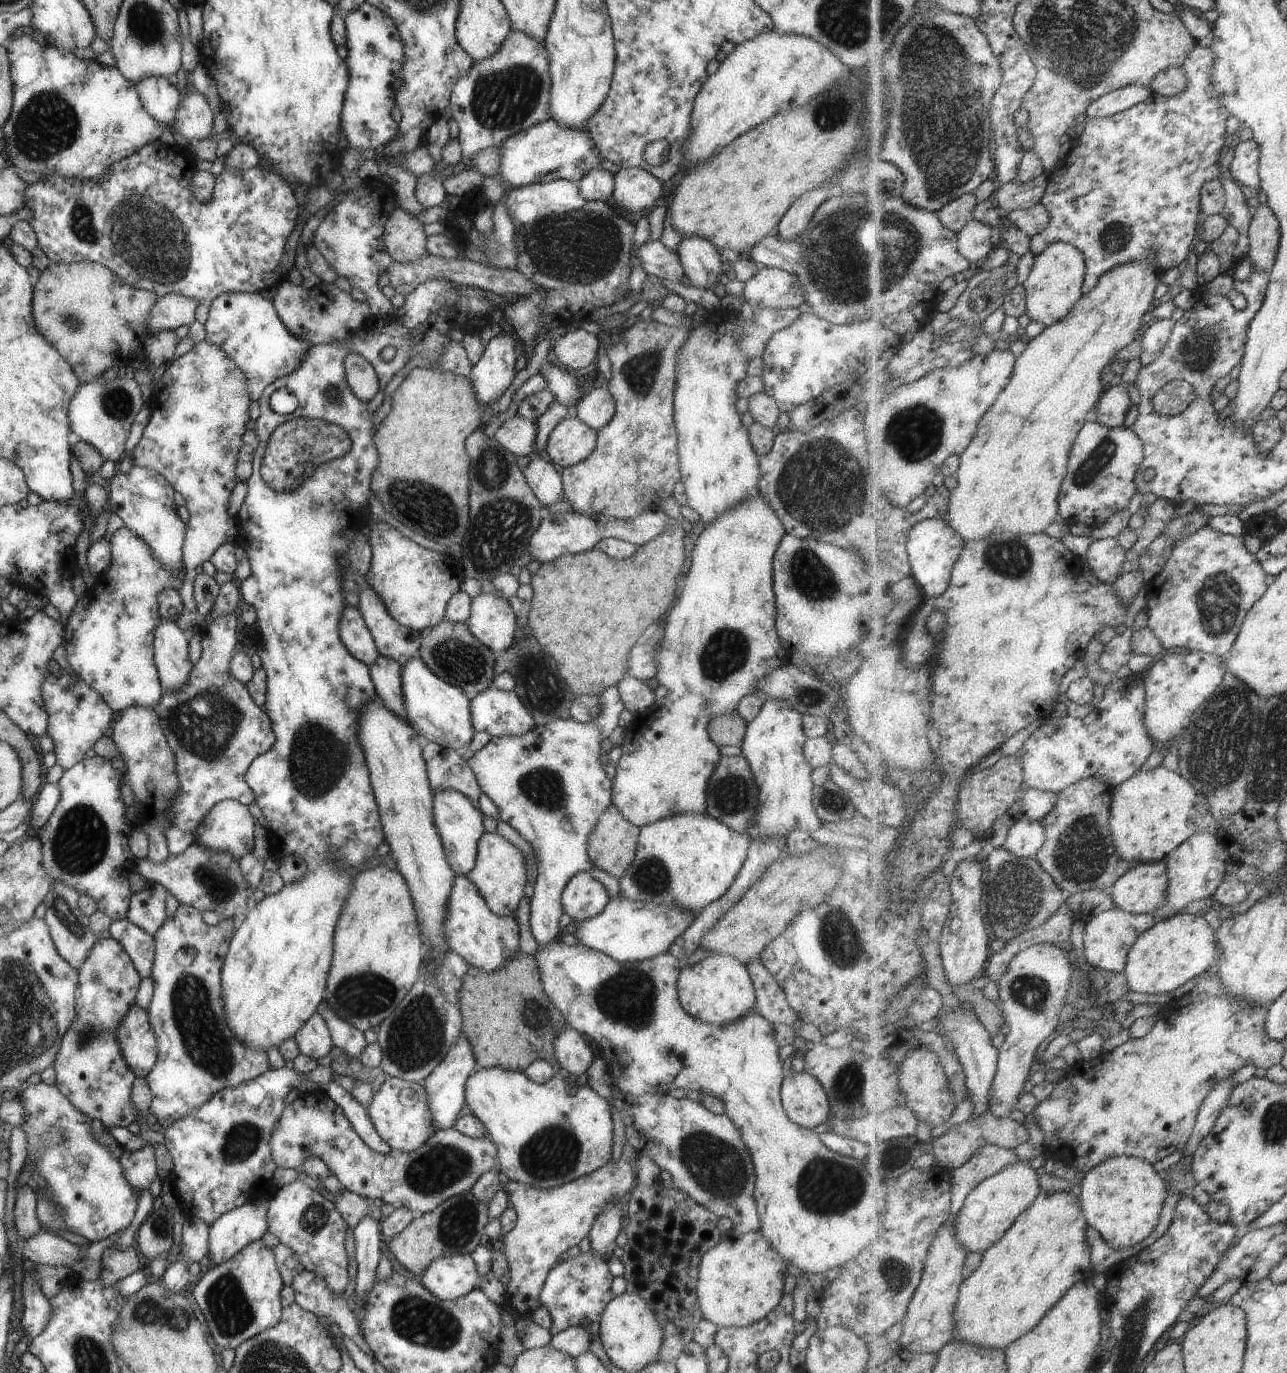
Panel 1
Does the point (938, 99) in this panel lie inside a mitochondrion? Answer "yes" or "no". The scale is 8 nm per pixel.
yes

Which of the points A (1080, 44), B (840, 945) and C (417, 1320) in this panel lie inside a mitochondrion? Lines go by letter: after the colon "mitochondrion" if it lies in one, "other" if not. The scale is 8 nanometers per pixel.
A: mitochondrion
B: mitochondrion
C: mitochondrion

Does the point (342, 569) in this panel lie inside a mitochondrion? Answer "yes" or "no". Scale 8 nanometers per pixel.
no

